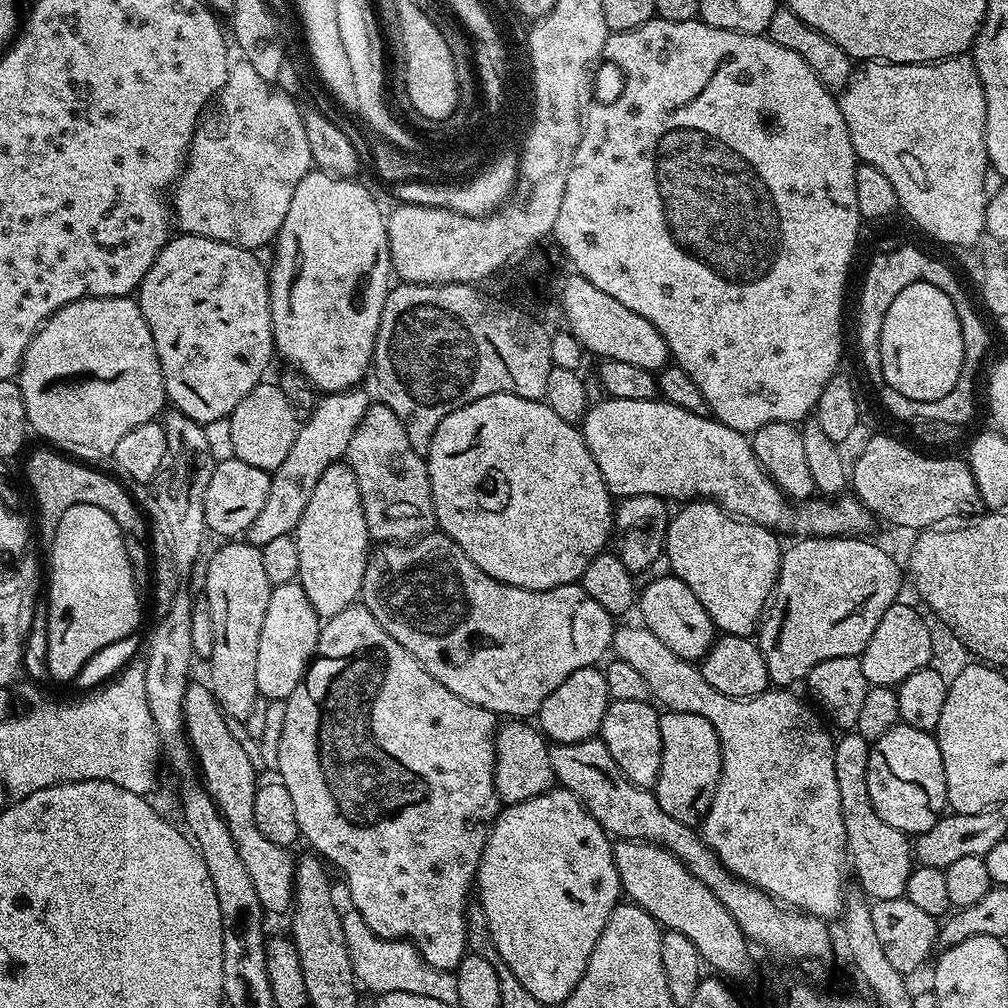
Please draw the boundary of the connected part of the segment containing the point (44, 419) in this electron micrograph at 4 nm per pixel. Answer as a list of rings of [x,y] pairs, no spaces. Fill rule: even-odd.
[[[87,296],[59,308],[33,336],[20,364],[18,383],[29,429],[81,462],[107,461],[124,435],[157,419],[166,408],[158,350],[132,296]]]

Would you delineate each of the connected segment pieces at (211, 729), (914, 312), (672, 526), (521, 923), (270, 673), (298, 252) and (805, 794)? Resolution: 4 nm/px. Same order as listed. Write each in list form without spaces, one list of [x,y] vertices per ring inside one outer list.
[[[189,683],[184,695],[184,726],[202,783],[230,826],[234,846],[238,846],[242,863],[245,864],[250,879],[254,881],[258,902],[262,902],[265,913],[287,913],[294,899],[296,860],[289,849],[270,842],[270,838],[265,838],[258,831],[258,826],[254,826],[254,794],[258,787],[258,768],[251,764],[241,743],[230,734],[227,716],[207,683]]]
[[[931,279],[908,284],[890,302],[881,330],[883,383],[917,402],[934,402],[954,389],[963,366],[962,326],[954,302]]]
[[[693,500],[685,503],[680,513],[673,515],[668,521],[668,530],[664,538],[664,552],[668,558],[668,567],[682,582],[686,582],[686,586],[690,586],[690,590],[694,590],[694,598],[698,598],[698,602],[702,602],[702,606],[706,610],[706,614],[710,614],[712,623],[716,625],[721,633],[729,636],[746,636],[751,637],[757,631],[760,617],[764,615],[764,606],[768,602],[769,596],[772,595],[772,588],[776,585],[776,576],[780,572],[780,557],[782,555],[782,543],[775,531],[771,528],[763,528],[757,524],[751,524],[749,520],[741,520],[738,516],[732,516],[725,512],[723,508],[719,508],[711,500]]]
[[[553,786],[547,792],[538,794],[526,802],[501,807],[500,815],[496,817],[492,827],[488,830],[486,846],[482,850],[482,858],[476,871],[475,887],[478,889],[478,896],[480,892],[478,903],[485,912],[494,946],[498,948],[498,952],[503,961],[506,962],[506,966],[510,966],[510,970],[514,970],[514,978],[518,978],[518,982],[522,982],[522,986],[526,986],[526,990],[530,990],[530,994],[546,1006],[552,1006],[552,1004],[560,1006],[563,1005],[566,998],[570,998],[574,986],[578,986],[578,982],[590,962],[590,954],[594,950],[594,946],[598,942],[610,914],[616,909],[616,905],[621,903],[622,889],[618,878],[618,870],[614,866],[614,858],[612,857],[613,847],[613,841],[608,833],[584,808],[584,804],[579,798],[570,790],[561,786]]]
[[[298,582],[277,584],[273,587],[270,602],[266,606],[266,618],[262,621],[262,634],[258,638],[258,690],[265,701],[285,701],[290,694],[294,694],[298,682],[304,680],[308,663],[316,655],[321,623],[322,617],[314,610],[314,606],[310,606],[310,598],[306,598],[306,590],[302,590]]]
[[[313,170],[298,182],[298,190],[294,190],[294,198],[290,202],[290,210],[286,210],[286,222],[282,222],[280,233],[276,235],[274,249],[276,257],[268,268],[268,293],[270,294],[270,310],[272,311],[272,342],[277,357],[285,360],[289,369],[295,369],[305,376],[313,388],[321,393],[347,392],[355,389],[356,384],[364,376],[364,371],[369,371],[372,364],[372,352],[376,348],[376,335],[378,334],[378,322],[382,318],[382,306],[388,297],[390,281],[393,279],[392,255],[388,245],[388,225],[385,213],[380,213],[376,200],[352,178],[332,176],[328,172]]]
[[[636,624],[613,631],[611,651],[615,659],[626,662],[642,674],[657,705],[669,712],[698,714],[706,718],[718,734],[722,754],[720,781],[702,821],[702,835],[708,849],[733,876],[760,888],[781,904],[825,922],[832,922],[835,916],[837,919],[846,903],[844,868],[846,872],[848,843],[846,826],[842,826],[838,777],[834,774],[834,736],[816,717],[817,709],[811,703],[803,704],[792,690],[769,690],[757,696],[722,694],[722,690],[714,690],[714,686],[702,678],[693,661],[678,658],[678,654],[662,646],[662,641],[654,638],[648,628]]]

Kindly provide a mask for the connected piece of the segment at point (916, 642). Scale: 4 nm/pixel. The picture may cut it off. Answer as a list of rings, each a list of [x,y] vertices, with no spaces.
[[[899,602],[882,614],[882,622],[878,622],[866,650],[859,655],[862,672],[872,686],[899,686],[914,670],[929,667],[930,658],[930,630],[915,607]]]

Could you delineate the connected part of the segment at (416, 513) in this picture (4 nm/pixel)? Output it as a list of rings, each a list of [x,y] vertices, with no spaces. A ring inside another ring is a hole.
[[[369,403],[368,413],[354,430],[354,438],[350,438],[346,462],[358,478],[358,494],[362,494],[362,510],[373,541],[411,544],[437,527],[428,461],[410,446],[406,429],[390,406]]]

